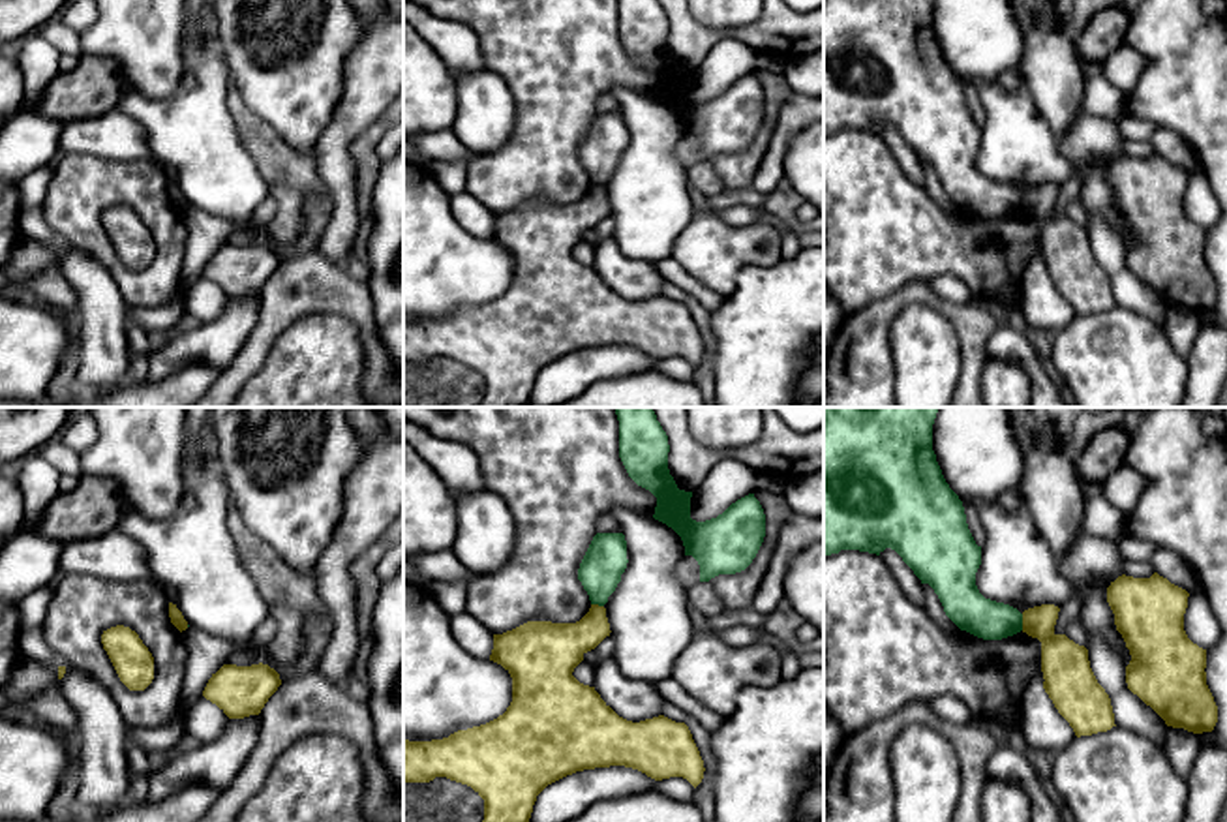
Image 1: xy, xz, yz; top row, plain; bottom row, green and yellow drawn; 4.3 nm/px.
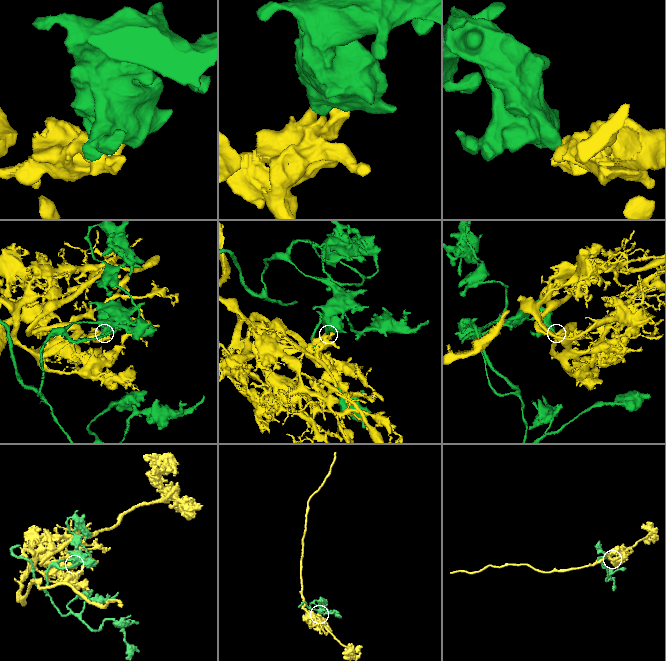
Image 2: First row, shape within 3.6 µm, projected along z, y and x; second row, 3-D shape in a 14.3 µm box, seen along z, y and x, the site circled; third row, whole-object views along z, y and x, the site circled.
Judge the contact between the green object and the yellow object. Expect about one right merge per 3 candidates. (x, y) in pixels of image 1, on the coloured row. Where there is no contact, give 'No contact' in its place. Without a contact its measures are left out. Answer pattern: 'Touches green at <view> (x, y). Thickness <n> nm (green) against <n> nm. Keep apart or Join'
Touches green at yz (1021, 622). Thickness 170 nm (green) against 190 nm. Keep apart

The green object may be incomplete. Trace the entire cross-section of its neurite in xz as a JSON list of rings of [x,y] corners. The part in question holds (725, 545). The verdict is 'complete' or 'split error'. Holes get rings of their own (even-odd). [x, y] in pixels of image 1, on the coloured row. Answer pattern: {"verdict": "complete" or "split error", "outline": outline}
{"verdict": "complete", "outline": [[[614,407],[619,420],[619,458],[629,477],[657,497],[653,518],[683,540],[685,556],[700,565],[700,582],[745,571],[765,537],[765,514],[754,494],[717,518],[690,518],[692,492],[679,490],[668,469],[668,435],[653,407]]]}

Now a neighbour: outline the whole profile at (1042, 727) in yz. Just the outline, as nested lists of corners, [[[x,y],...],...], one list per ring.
[[[1041,670],[1026,681],[1019,728],[1030,747],[1058,753],[1077,736],[1045,693],[1043,681]]]

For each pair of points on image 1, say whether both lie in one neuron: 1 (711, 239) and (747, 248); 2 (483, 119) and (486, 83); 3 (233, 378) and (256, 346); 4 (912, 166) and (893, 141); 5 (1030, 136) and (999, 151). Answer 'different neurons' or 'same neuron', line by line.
1: same neuron
2: same neuron
3: same neuron
4: same neuron
5: same neuron

